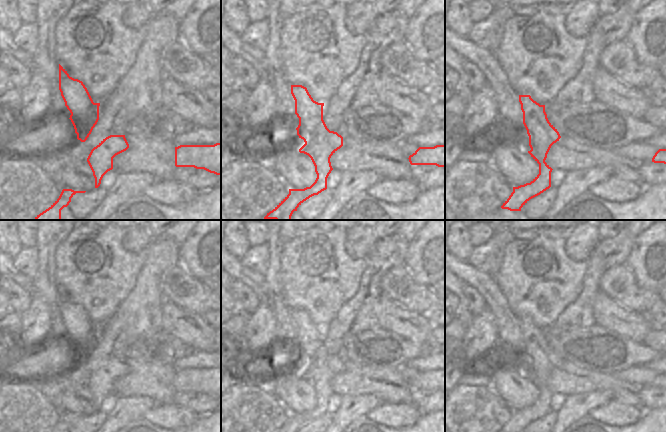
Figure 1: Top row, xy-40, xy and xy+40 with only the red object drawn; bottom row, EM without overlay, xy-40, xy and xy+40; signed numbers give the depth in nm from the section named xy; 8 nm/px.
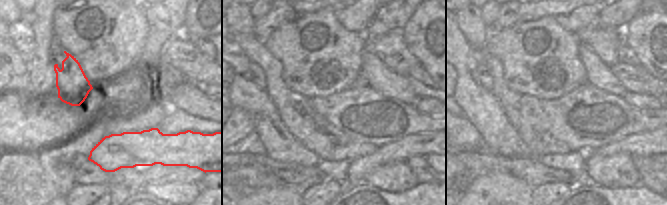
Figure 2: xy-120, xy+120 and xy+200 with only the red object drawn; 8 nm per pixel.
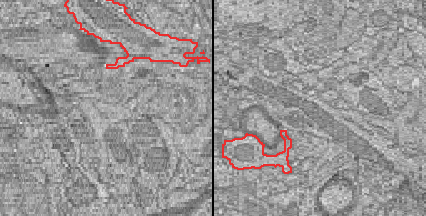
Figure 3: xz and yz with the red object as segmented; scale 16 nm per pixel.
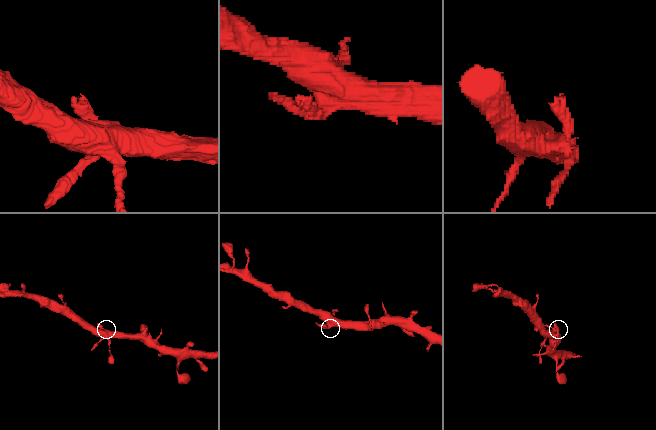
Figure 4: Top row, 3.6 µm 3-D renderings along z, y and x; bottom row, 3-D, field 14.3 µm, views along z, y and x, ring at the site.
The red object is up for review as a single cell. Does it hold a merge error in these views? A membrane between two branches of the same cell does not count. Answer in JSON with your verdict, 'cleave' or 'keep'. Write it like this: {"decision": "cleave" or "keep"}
{"decision": "keep"}

